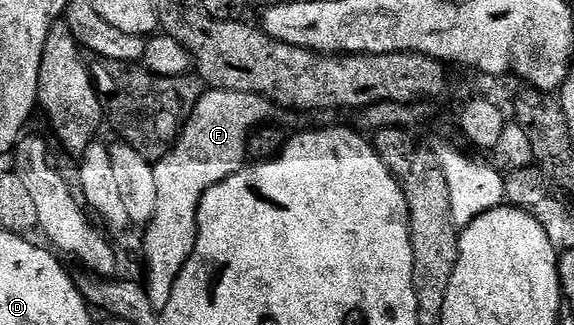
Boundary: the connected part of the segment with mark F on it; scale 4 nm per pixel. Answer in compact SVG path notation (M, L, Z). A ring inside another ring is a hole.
M204 91L201 102L197 102L189 122L183 125L179 139L172 144L165 158L161 158L154 165L157 182L157 210L154 219L145 228L147 233L143 236L143 256L147 259L145 287L149 300L155 308L171 306L173 286L181 270L187 265L187 259L193 254L193 246L197 242L197 214L201 198L210 188L217 186L222 180L229 178L248 163L247 143L251 133L270 121L267 119L270 118L271 111L273 111L273 105L264 96L248 92Z

